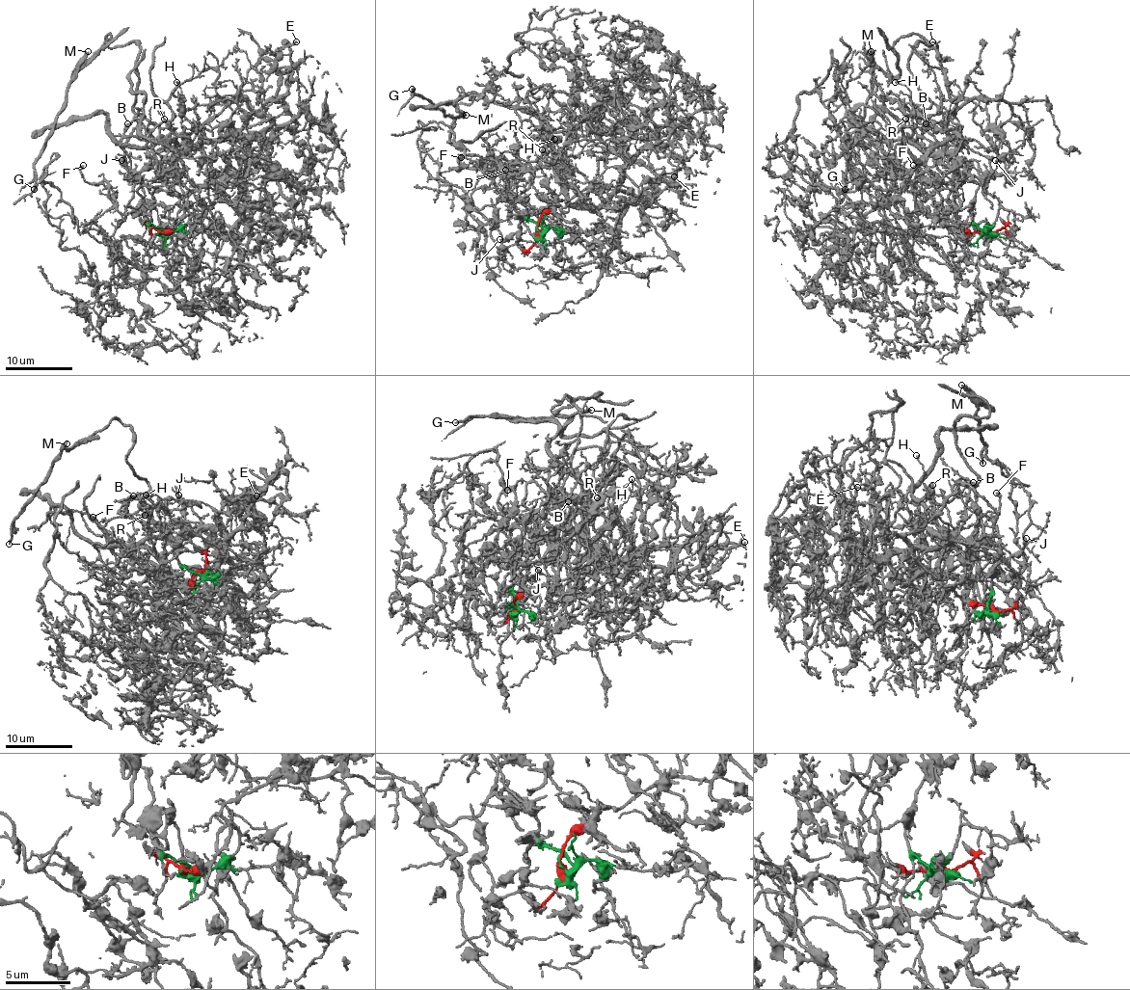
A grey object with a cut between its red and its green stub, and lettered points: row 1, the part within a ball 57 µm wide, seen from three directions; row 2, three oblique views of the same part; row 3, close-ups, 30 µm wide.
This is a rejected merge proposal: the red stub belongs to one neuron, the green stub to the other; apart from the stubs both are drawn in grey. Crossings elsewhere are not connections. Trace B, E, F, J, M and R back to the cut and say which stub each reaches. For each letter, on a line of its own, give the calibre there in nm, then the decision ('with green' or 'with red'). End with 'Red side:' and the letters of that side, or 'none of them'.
B: 90 nm | with green
E: 150 nm | with red
F: 240 nm | with green
J: 200 nm | with green
M: 360 nm | with green
R: 150 nm | with green
Red side: E

